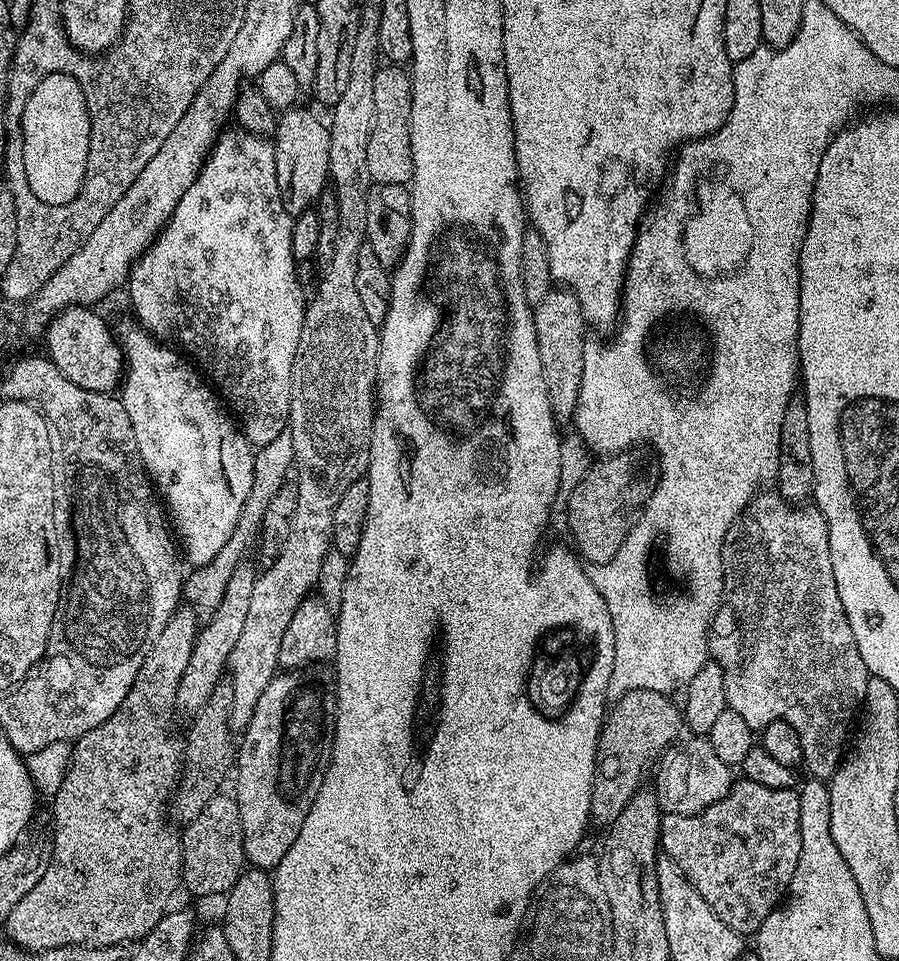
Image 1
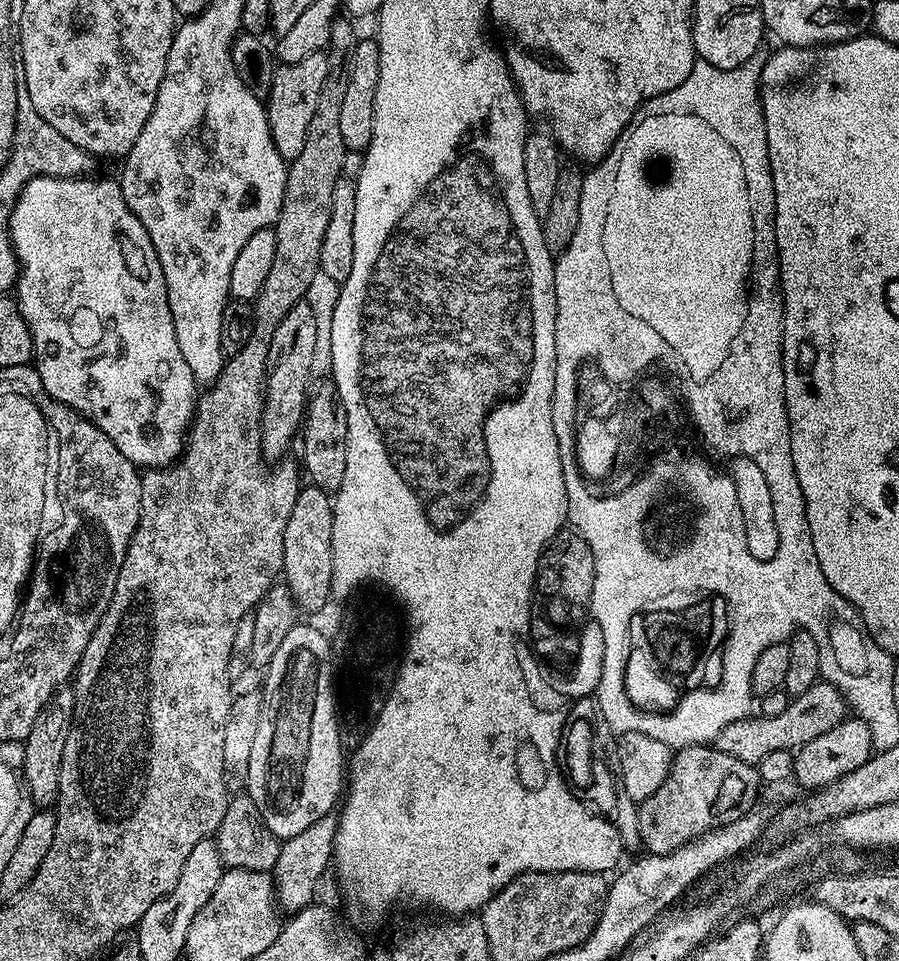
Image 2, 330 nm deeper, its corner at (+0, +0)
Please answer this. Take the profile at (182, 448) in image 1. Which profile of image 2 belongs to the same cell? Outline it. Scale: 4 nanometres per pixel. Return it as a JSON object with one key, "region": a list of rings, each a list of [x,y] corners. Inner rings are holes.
{"region":[[[35,176],[20,191],[20,195],[16,197],[16,205],[12,211],[12,217],[8,220],[8,234],[12,238],[12,250],[16,254],[16,263],[20,269],[14,285],[14,299],[20,308],[20,313],[24,316],[24,321],[28,323],[28,329],[32,335],[32,355],[34,357],[34,367],[37,374],[42,378],[42,386],[50,395],[58,402],[62,402],[66,406],[70,406],[76,412],[80,412],[90,422],[94,422],[94,426],[98,426],[98,430],[102,430],[102,434],[106,434],[106,438],[110,438],[110,442],[114,442],[114,446],[118,446],[121,454],[132,464],[139,466],[141,469],[150,468],[166,468],[176,463],[180,458],[181,452],[184,451],[188,429],[192,423],[192,418],[196,414],[196,401],[198,399],[198,385],[194,374],[190,374],[190,366],[186,366],[186,358],[182,358],[182,350],[178,350],[178,338],[174,330],[174,318],[170,314],[170,306],[168,305],[168,295],[166,294],[166,282],[162,274],[162,266],[158,262],[158,254],[154,250],[154,242],[150,238],[150,234],[146,230],[146,226],[142,226],[142,222],[138,222],[138,218],[130,210],[130,206],[126,206],[124,195],[120,189],[119,183],[115,179],[112,180],[88,180],[92,178],[77,178],[74,176]]]}

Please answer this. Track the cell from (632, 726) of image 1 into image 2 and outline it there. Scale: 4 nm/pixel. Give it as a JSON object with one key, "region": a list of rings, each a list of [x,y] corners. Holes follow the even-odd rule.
{"region":[[[818,682],[806,690],[806,694],[789,699],[786,710],[782,714],[773,716],[746,715],[738,722],[730,722],[722,734],[718,734],[714,741],[714,747],[722,750],[722,754],[730,754],[730,758],[738,758],[742,762],[756,766],[762,762],[766,754],[774,750],[793,751],[813,738],[826,734],[826,730],[834,730],[846,718],[846,705],[844,693],[827,682]]]}

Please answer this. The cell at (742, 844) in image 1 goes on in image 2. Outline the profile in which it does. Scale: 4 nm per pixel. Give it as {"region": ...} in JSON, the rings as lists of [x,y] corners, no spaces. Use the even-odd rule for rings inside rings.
{"region":[[[695,744],[679,749],[673,755],[666,782],[638,805],[638,830],[643,851],[653,856],[670,854],[686,842],[742,818],[757,807],[756,795],[760,788],[762,781],[753,765],[730,758],[730,754],[722,754],[722,750],[714,746]]]}

